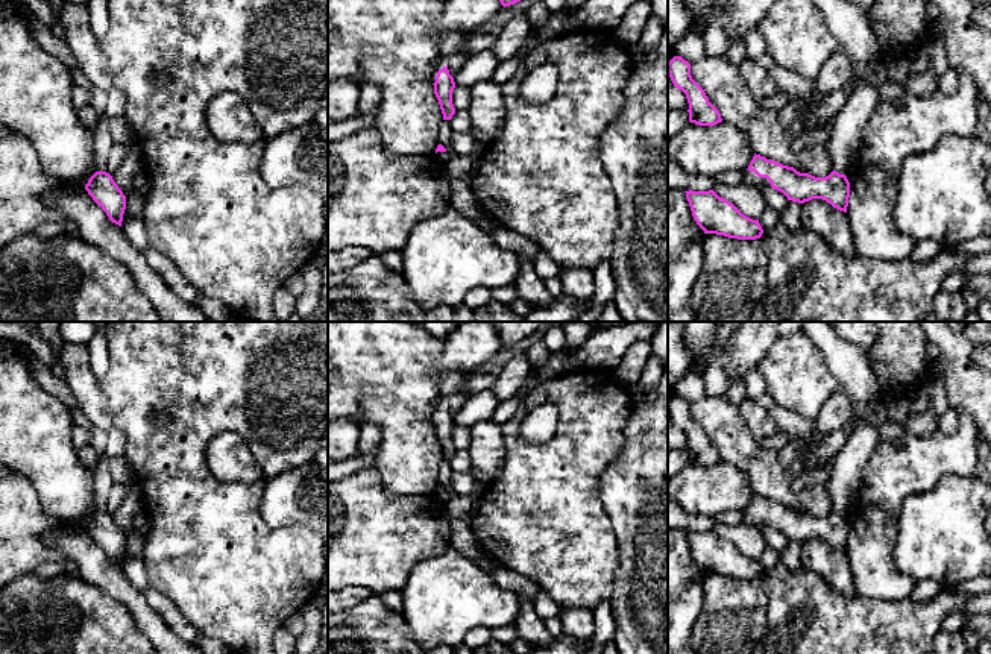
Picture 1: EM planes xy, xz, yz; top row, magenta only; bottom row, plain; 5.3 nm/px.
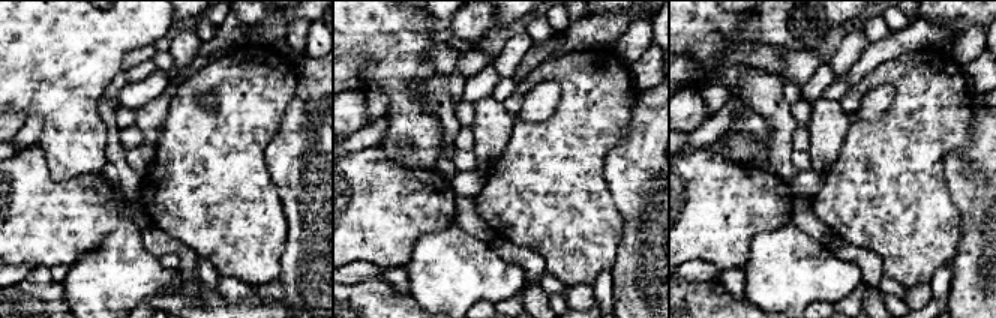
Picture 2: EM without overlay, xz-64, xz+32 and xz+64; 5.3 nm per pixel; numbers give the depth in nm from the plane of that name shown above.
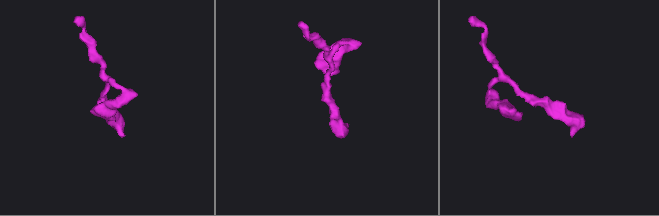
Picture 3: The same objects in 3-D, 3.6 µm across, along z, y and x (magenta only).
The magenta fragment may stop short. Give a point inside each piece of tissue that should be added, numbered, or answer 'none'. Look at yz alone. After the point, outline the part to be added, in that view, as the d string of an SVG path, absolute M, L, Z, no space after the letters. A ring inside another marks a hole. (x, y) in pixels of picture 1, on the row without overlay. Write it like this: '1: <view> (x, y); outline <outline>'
1: yz (750, 518); outline M747 510L744 513L744 522L750 527L760 528L763 525L771 527L769 520L766 517L759 517L754 511Z

